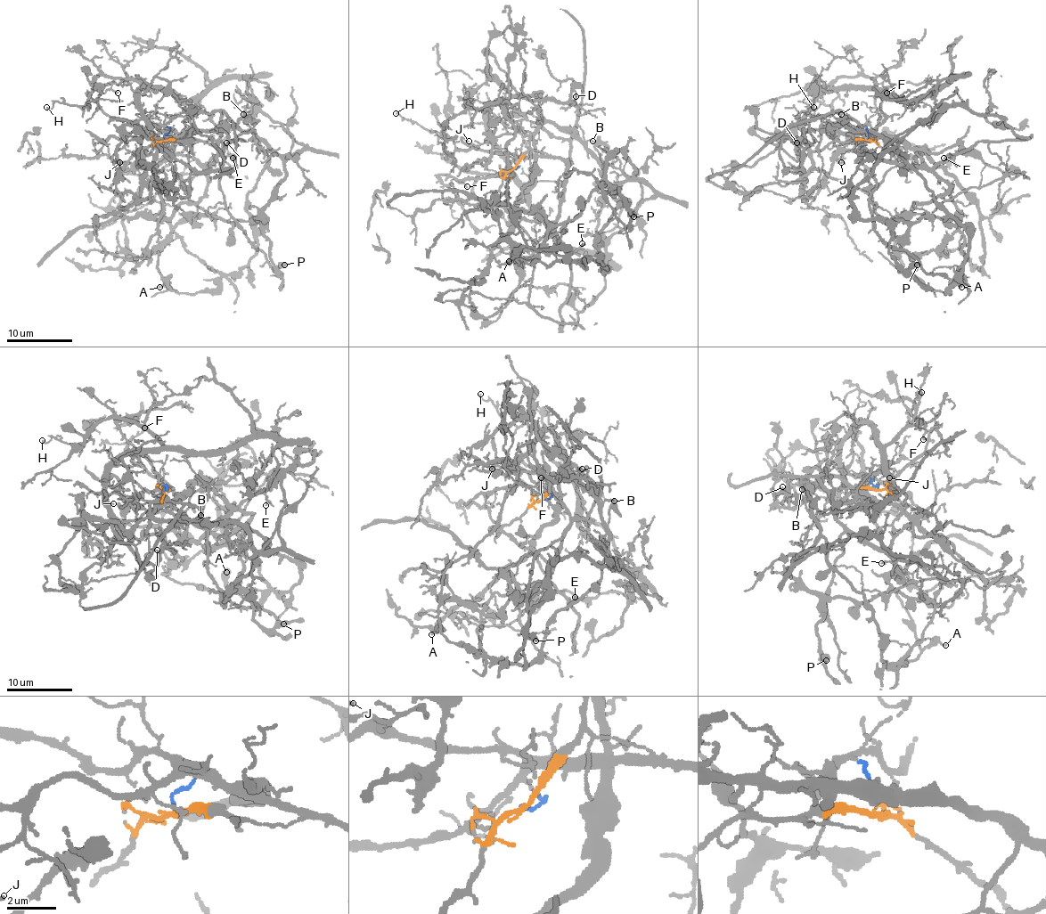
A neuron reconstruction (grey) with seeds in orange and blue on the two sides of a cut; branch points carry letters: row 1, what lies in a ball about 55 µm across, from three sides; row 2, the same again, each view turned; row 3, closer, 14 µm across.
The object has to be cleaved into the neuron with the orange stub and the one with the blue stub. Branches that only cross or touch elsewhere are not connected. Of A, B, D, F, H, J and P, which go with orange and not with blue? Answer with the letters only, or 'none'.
A, B, D, H, P

